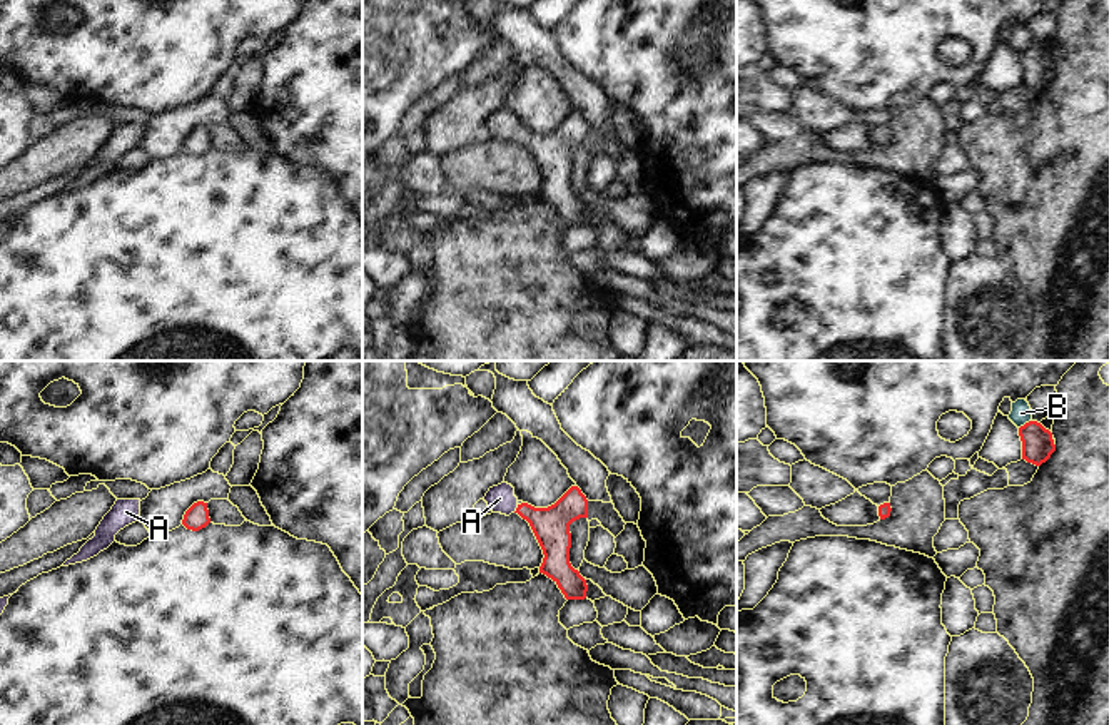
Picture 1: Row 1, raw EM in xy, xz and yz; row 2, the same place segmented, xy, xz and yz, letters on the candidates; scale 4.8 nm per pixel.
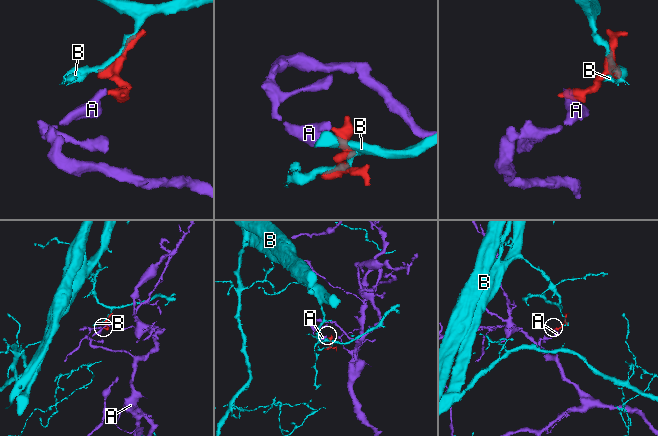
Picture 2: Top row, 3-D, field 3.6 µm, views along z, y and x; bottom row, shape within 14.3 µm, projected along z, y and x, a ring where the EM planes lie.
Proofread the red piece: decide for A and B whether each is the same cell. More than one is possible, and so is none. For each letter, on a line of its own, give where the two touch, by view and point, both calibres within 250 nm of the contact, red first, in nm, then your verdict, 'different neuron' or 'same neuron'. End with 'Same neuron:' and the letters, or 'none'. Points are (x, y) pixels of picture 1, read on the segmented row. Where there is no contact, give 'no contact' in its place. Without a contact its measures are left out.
A: meets red in xz at (516, 508); 180 nm thick on the red side, 130 nm on the other; same neuron
B: meets red in yz at (1026, 423); 160 nm thick on the red side, 100 nm on the other; different neuron
Same neuron: A

